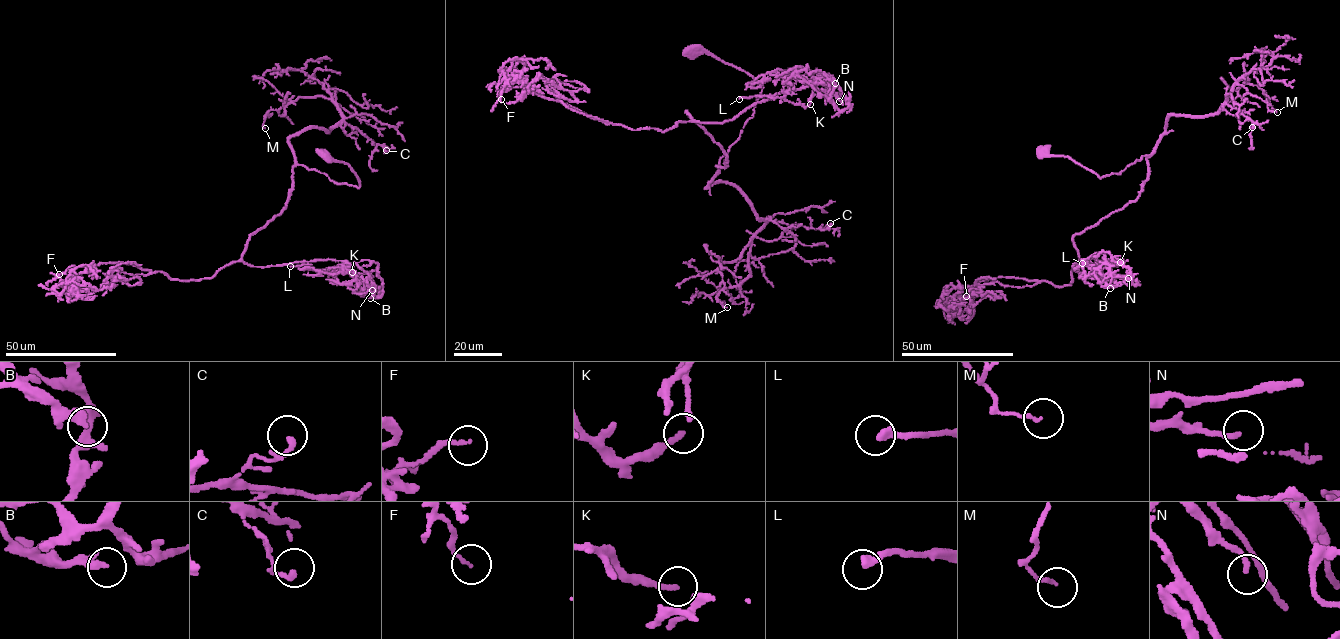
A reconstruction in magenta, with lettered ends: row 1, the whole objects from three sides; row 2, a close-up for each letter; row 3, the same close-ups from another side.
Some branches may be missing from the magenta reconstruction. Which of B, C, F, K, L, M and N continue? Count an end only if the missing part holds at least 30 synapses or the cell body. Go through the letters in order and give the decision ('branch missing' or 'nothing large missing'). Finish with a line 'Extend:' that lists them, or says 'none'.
B: nothing large missing
C: nothing large missing
F: nothing large missing
K: nothing large missing
L: nothing large missing
M: nothing large missing
N: nothing large missing
Extend: none

